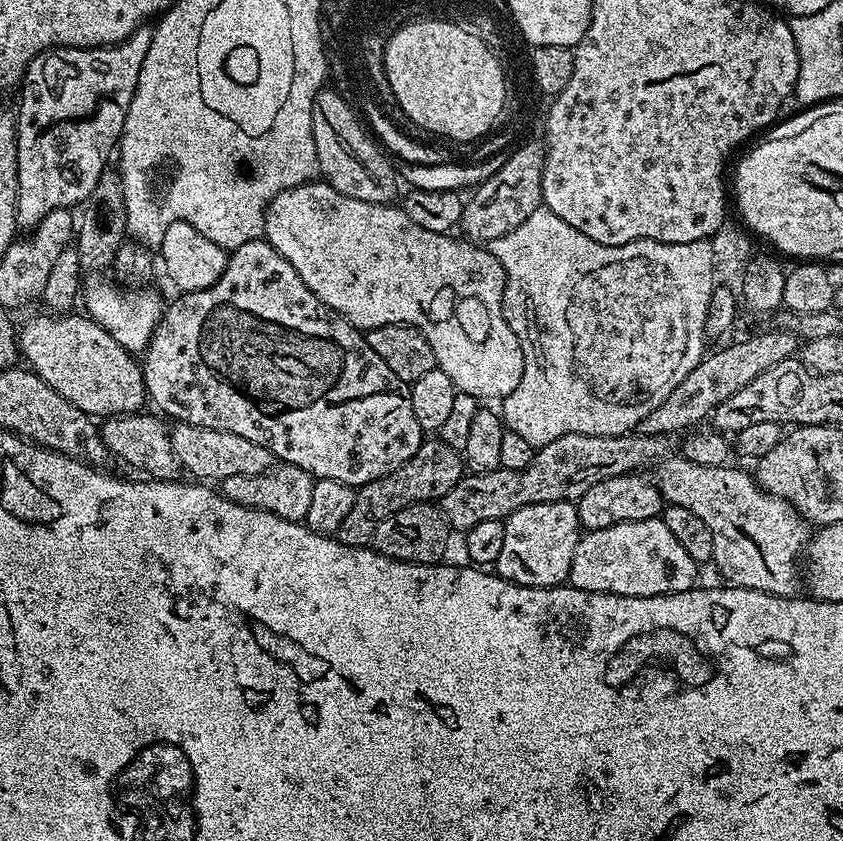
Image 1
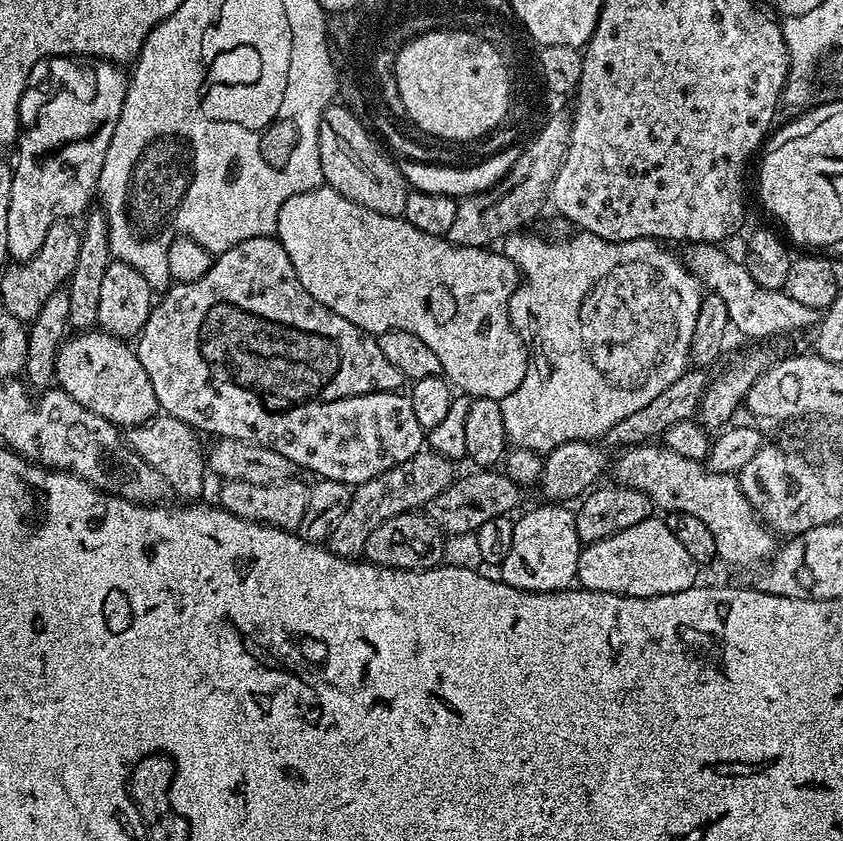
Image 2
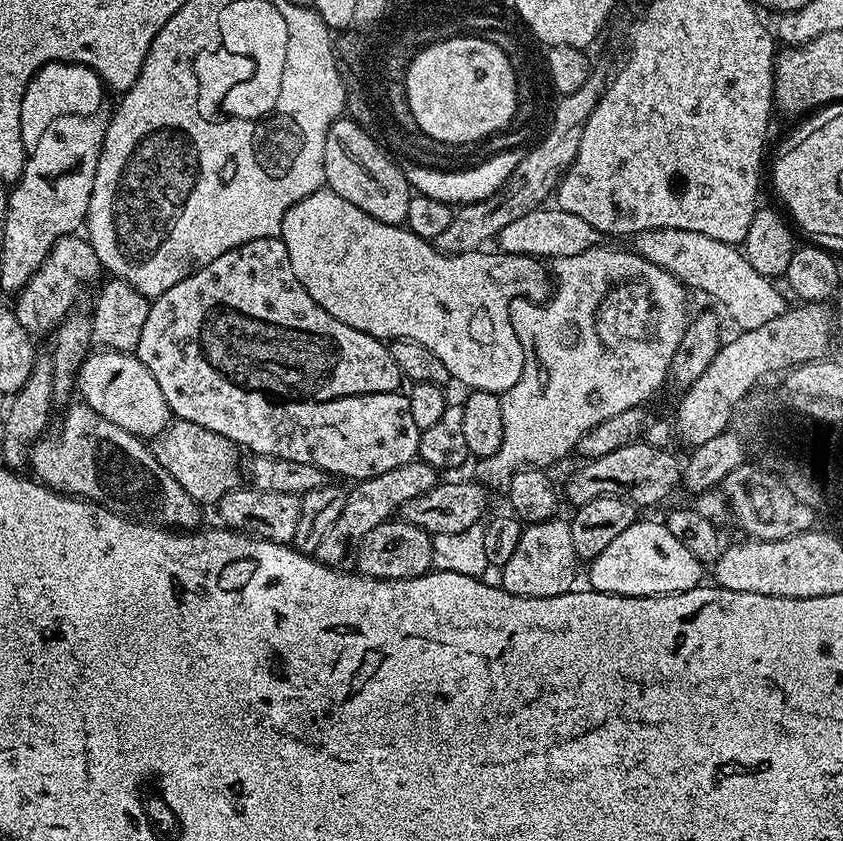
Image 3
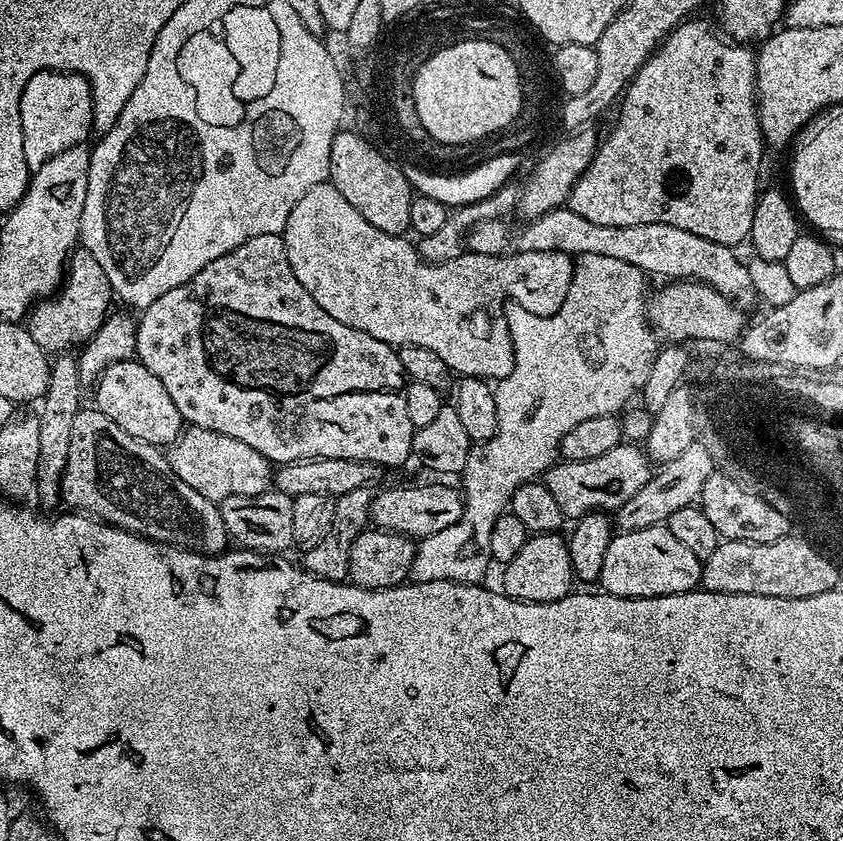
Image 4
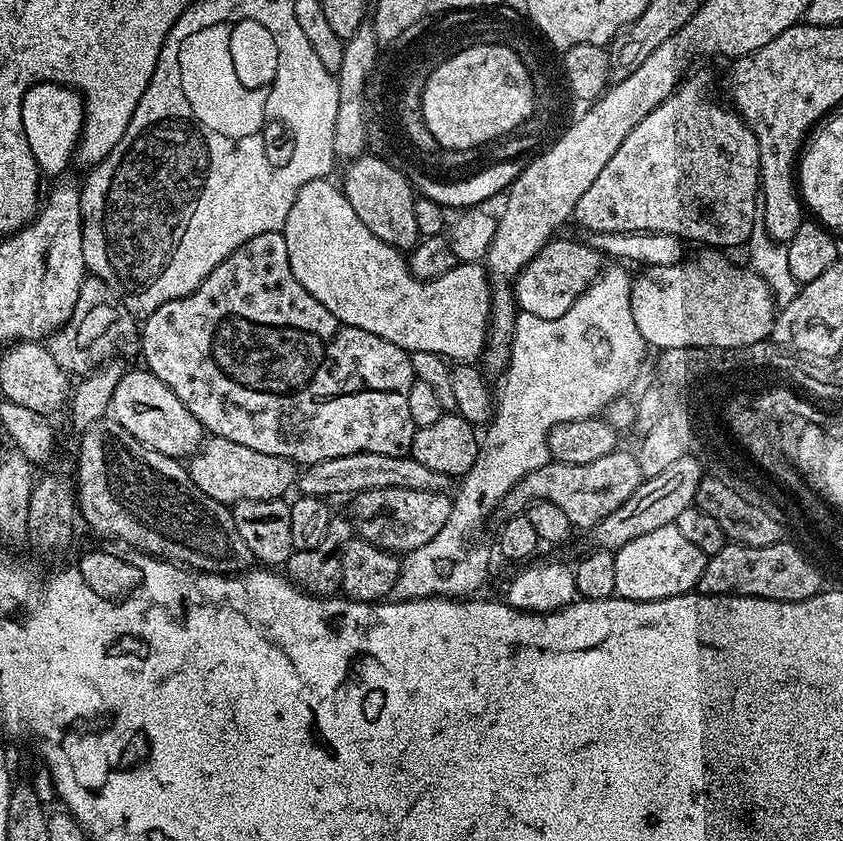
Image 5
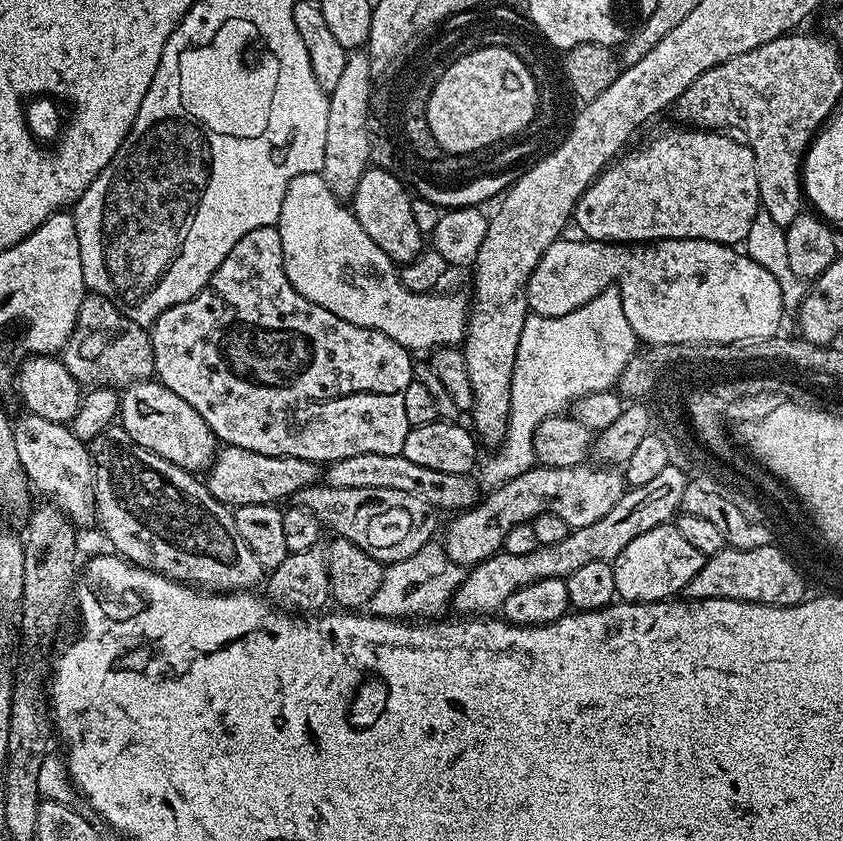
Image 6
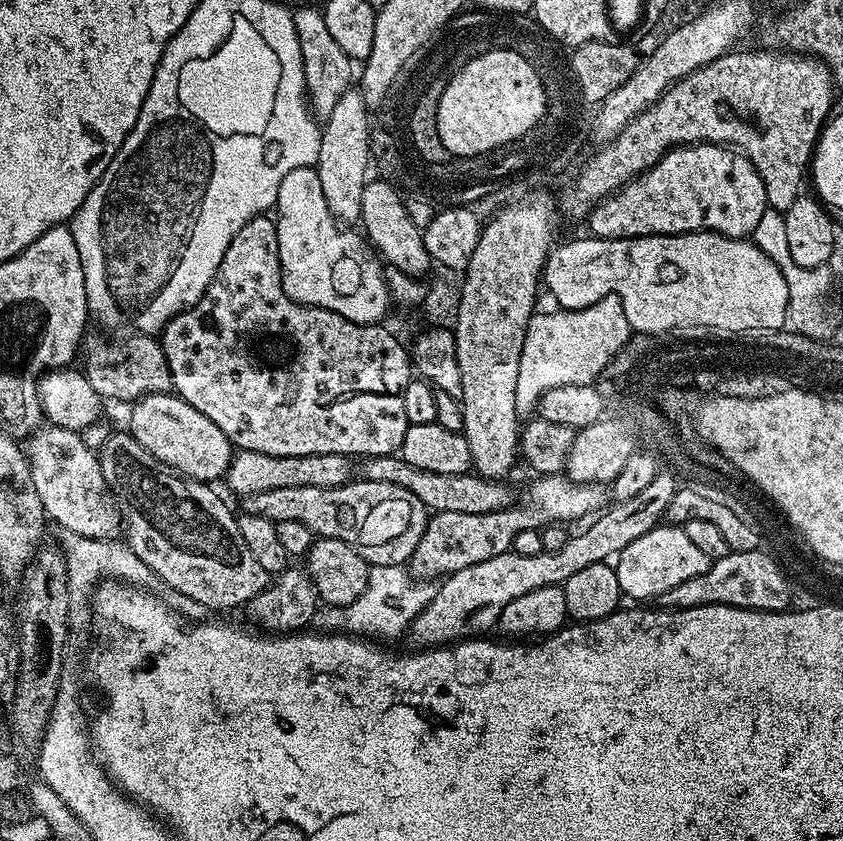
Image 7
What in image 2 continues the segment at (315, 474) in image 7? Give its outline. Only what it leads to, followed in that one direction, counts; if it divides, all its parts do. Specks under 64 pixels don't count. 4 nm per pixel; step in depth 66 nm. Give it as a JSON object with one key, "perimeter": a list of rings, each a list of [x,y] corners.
{"perimeter":[[[157,414],[137,428],[127,429],[128,445],[135,450],[143,460],[150,462],[162,478],[166,478],[169,489],[176,492],[188,502],[201,499],[204,492],[204,476],[206,477],[206,448],[200,445],[201,437],[196,429],[186,422],[167,414]]]}

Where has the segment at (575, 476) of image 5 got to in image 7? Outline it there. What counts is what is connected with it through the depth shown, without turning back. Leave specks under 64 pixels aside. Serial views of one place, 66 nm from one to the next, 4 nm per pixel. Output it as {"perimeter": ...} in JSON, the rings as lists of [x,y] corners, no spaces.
{"perimeter":[[[564,474],[537,475],[535,479],[536,481],[525,490],[524,501],[521,504],[509,503],[505,507],[482,514],[431,513],[422,540],[418,542],[410,561],[411,575],[418,580],[443,578],[448,573],[457,572],[466,566],[486,562],[486,558],[511,552],[514,538],[518,538],[522,530],[543,530],[557,522],[568,522],[564,520],[580,520],[588,515],[591,517],[605,507],[605,485],[579,484],[569,480]]]}

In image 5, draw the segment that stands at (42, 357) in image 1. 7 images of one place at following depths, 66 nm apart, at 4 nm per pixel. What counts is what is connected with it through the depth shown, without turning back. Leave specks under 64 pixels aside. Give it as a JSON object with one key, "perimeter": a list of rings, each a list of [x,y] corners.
{"perimeter":[[[147,370],[128,372],[117,379],[110,416],[130,434],[134,434],[138,442],[158,450],[158,454],[188,458],[200,449],[206,439],[205,428],[198,418],[194,418],[194,414],[190,414],[190,410],[186,410],[182,398],[178,398],[178,394],[174,394],[166,382]]]}

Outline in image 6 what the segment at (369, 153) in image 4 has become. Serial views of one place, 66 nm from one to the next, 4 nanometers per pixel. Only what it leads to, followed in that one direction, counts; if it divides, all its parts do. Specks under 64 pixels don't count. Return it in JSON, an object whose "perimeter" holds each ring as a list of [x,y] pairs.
{"perimeter":[[[370,166],[362,174],[358,190],[354,190],[350,201],[352,213],[358,218],[362,230],[370,234],[370,239],[378,246],[378,250],[385,252],[397,266],[414,262],[426,248],[426,233],[418,230],[418,225],[414,222],[413,197],[408,196],[404,185],[403,179],[384,169]]]}

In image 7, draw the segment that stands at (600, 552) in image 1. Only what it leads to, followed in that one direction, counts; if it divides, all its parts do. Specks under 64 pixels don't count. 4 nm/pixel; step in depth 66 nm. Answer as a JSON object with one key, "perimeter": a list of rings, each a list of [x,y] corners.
{"perimeter":[[[657,526],[651,528],[642,538],[634,538],[626,550],[615,557],[614,567],[618,574],[618,586],[625,597],[632,602],[648,602],[663,597],[665,592],[674,590],[674,586],[682,586],[686,578],[698,578],[698,574],[706,574],[709,560],[702,550],[697,550],[686,538],[683,527]]]}

